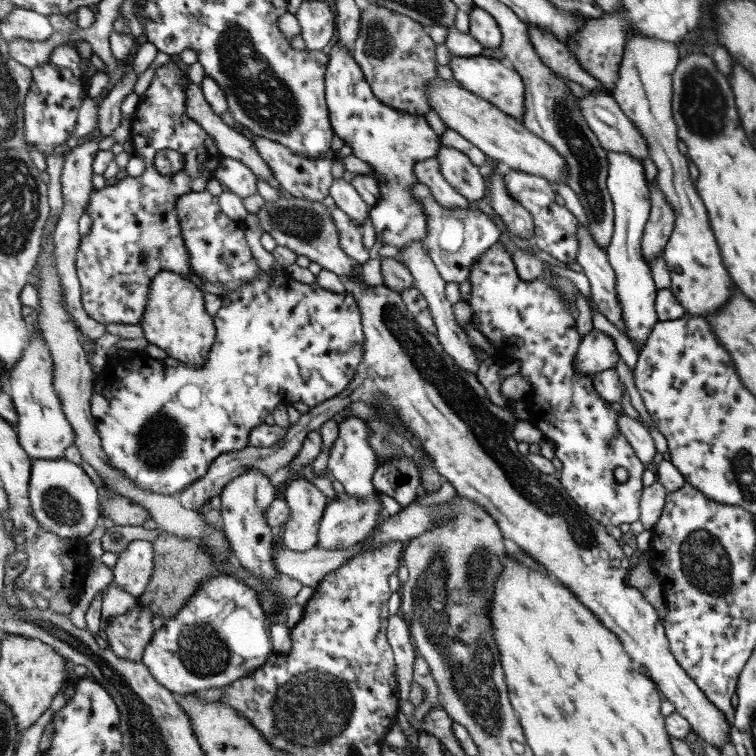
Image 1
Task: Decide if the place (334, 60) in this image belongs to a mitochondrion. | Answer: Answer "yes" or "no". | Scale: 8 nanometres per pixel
no

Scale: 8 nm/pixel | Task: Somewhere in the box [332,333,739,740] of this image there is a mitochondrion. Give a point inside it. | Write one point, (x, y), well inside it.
(705, 563)

